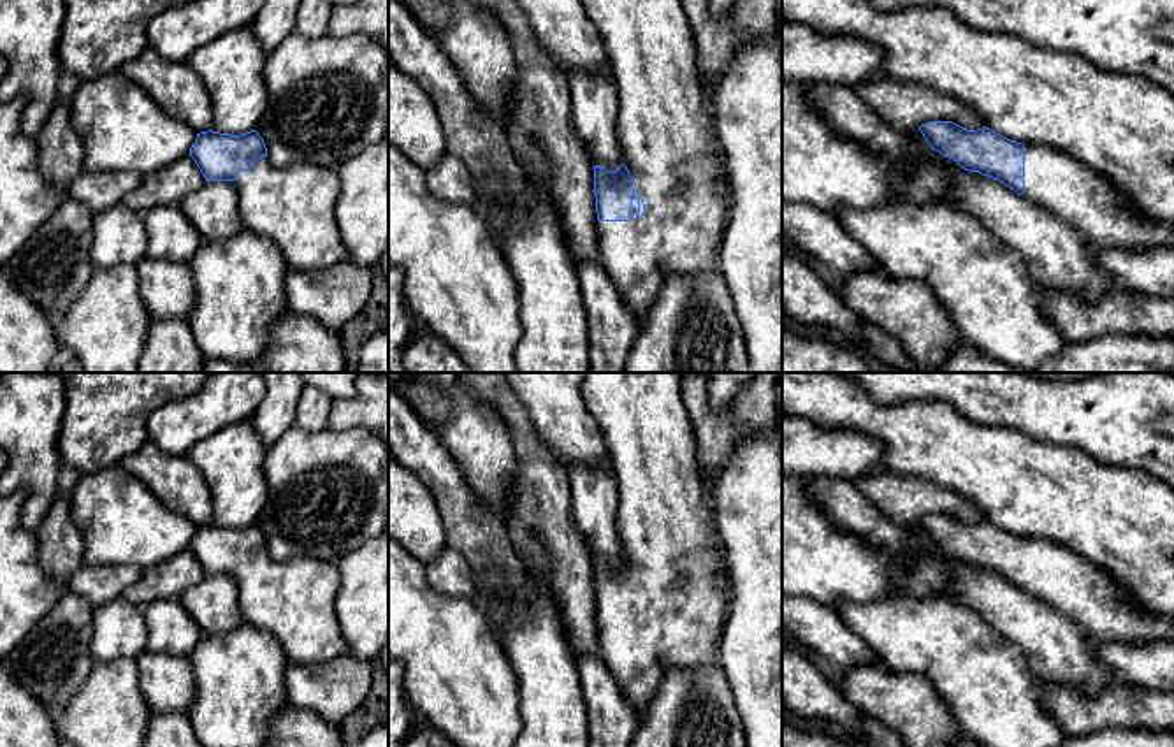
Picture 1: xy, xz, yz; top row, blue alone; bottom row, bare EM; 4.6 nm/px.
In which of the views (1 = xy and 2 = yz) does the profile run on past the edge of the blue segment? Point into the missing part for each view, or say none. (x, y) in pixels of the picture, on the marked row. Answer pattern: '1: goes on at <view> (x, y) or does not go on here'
1: goes on at xy (292, 206)
2: goes on at yz (1088, 203)

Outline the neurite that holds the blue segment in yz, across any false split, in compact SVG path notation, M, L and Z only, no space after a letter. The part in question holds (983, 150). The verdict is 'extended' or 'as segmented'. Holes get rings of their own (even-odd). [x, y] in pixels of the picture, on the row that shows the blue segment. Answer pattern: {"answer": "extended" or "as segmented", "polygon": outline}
{"answer": "extended", "polygon": "M928 121L919 132L942 156L953 158L968 172L998 179L1063 220L1093 246L1174 246L1174 223L1148 216L1105 176L1067 153L1016 142L988 127L967 130L953 121Z"}

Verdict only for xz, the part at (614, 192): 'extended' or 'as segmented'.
extended

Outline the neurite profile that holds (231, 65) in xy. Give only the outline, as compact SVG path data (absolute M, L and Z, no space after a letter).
M251 26L211 39L186 58L211 97L213 132L241 135L257 130L267 105L265 58Z

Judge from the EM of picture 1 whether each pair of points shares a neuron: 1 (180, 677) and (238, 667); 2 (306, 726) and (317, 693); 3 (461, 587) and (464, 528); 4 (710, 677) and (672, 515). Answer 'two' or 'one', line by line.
1: two
2: two
3: two
4: two

